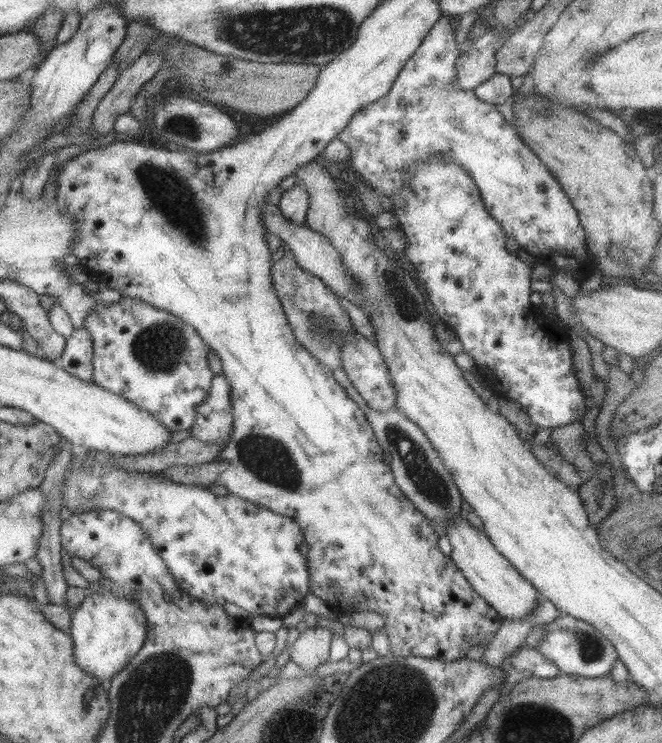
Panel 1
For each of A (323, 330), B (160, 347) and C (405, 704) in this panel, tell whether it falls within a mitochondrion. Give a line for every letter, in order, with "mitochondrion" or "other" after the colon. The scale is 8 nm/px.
A: mitochondrion
B: mitochondrion
C: mitochondrion

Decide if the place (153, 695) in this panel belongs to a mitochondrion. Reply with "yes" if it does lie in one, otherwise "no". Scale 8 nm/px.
yes

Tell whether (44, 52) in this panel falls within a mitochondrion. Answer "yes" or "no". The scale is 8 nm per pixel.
no

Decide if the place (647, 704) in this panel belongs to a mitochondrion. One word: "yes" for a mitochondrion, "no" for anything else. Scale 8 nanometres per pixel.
no

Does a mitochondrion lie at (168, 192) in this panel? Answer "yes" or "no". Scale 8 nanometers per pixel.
yes

